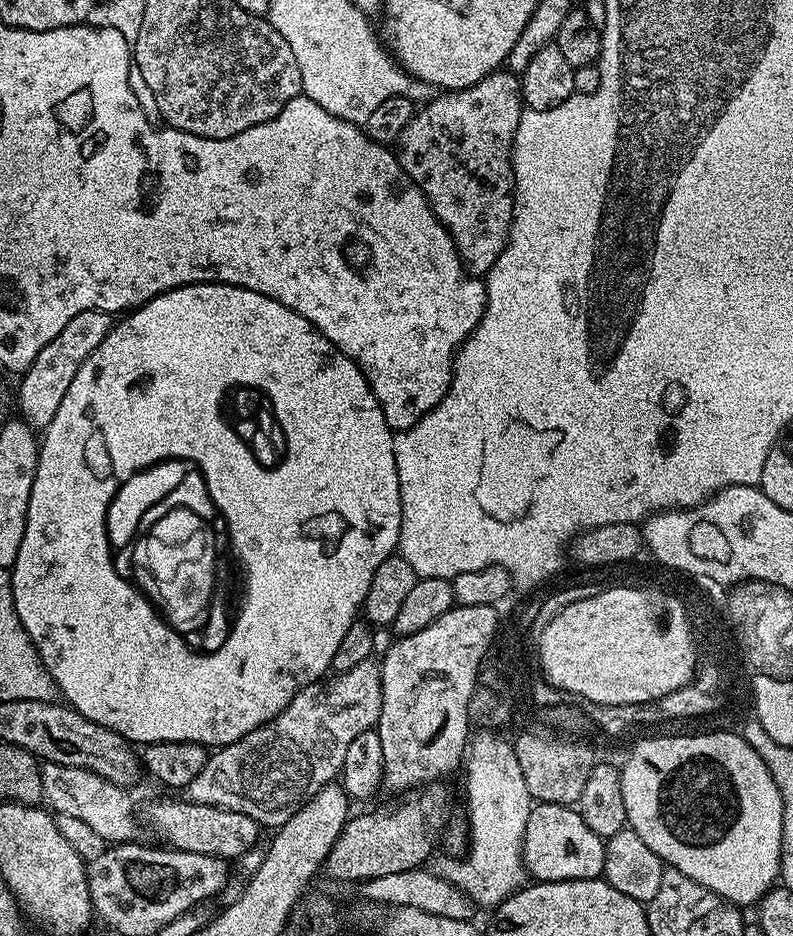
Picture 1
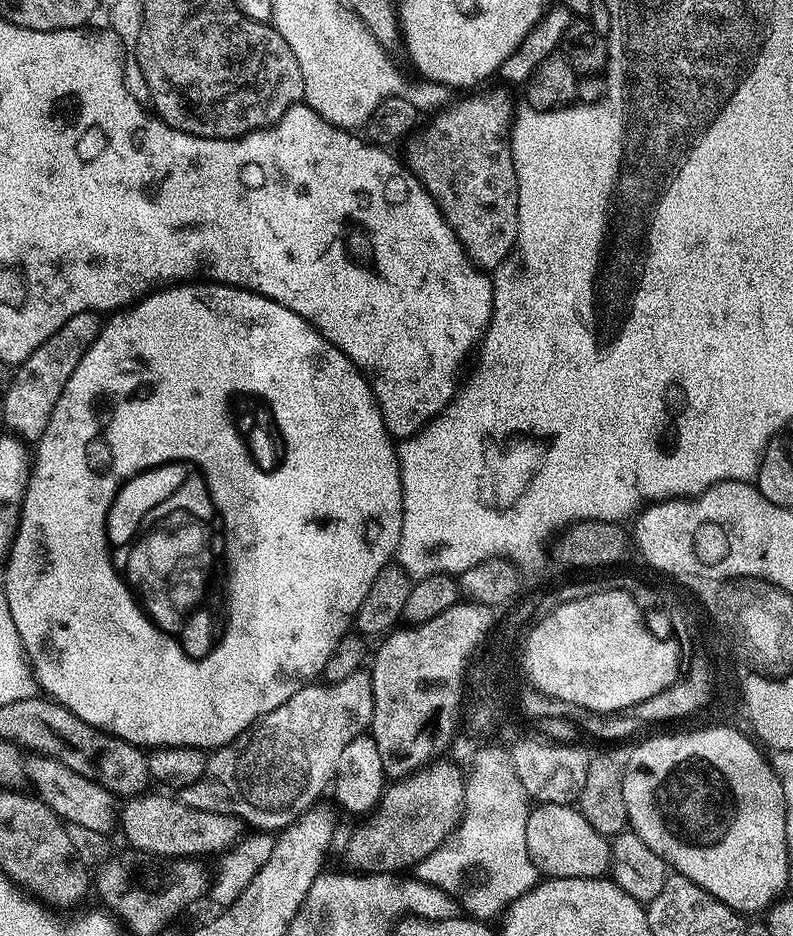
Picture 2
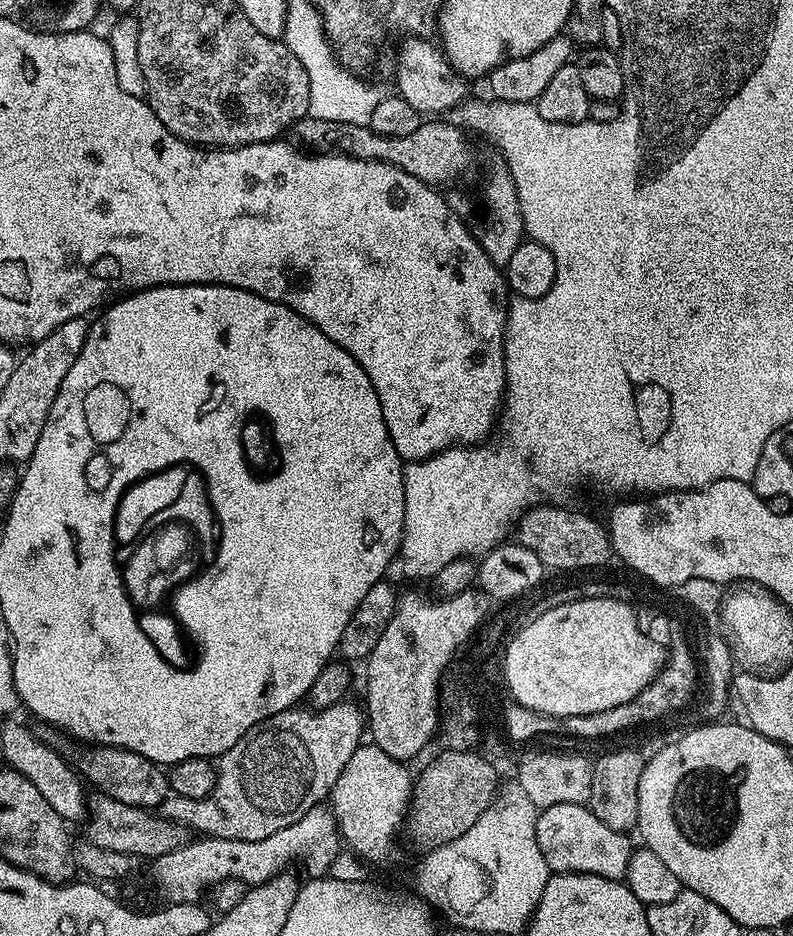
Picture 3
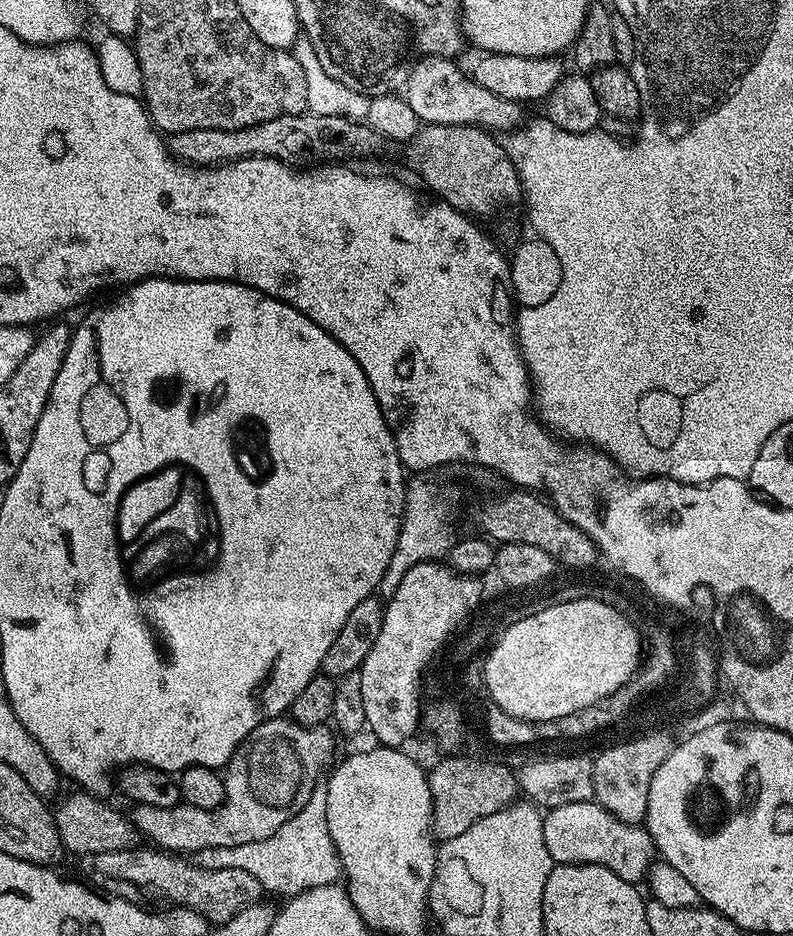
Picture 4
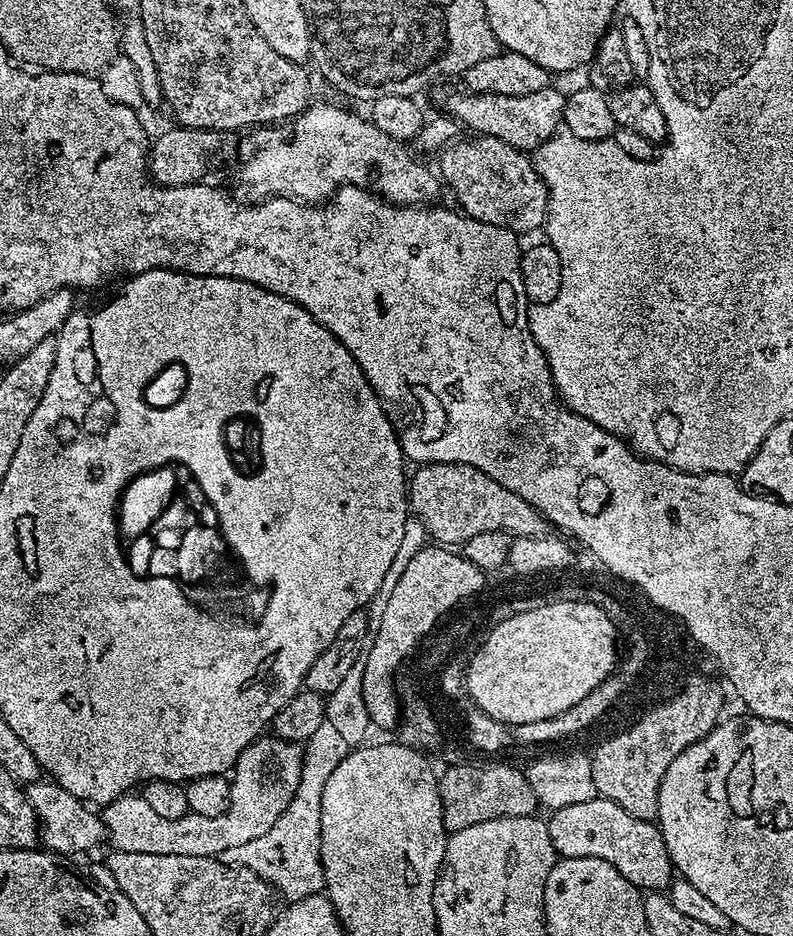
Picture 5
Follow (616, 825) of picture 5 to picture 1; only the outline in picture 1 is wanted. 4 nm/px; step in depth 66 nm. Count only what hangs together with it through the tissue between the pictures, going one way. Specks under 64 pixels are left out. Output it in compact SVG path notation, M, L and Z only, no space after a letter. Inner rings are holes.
M537 803L532 809L524 831L524 867L527 875L536 882L558 882L559 880L595 880L604 871L605 837L594 834L586 822L582 822L579 811L567 804Z

